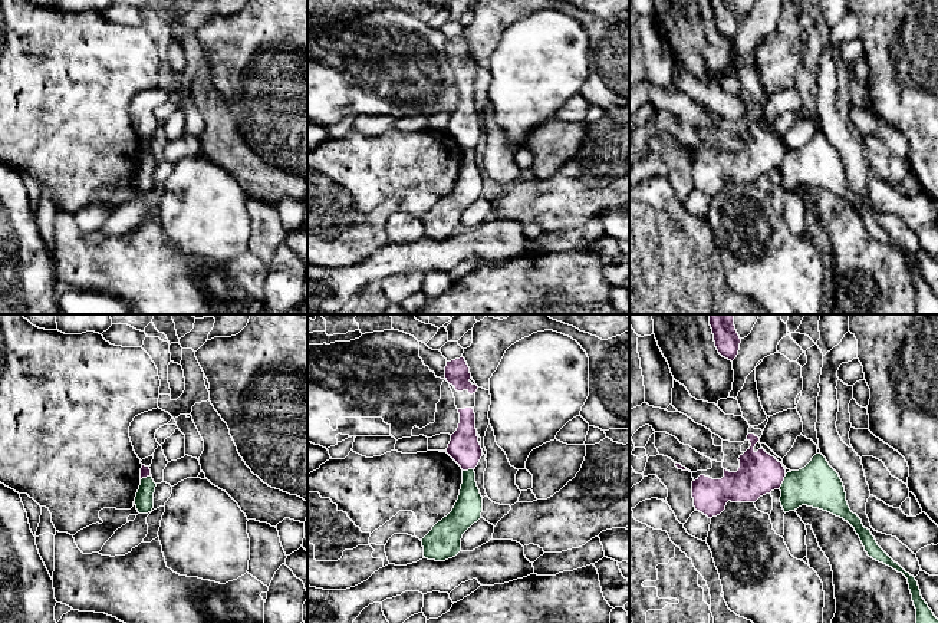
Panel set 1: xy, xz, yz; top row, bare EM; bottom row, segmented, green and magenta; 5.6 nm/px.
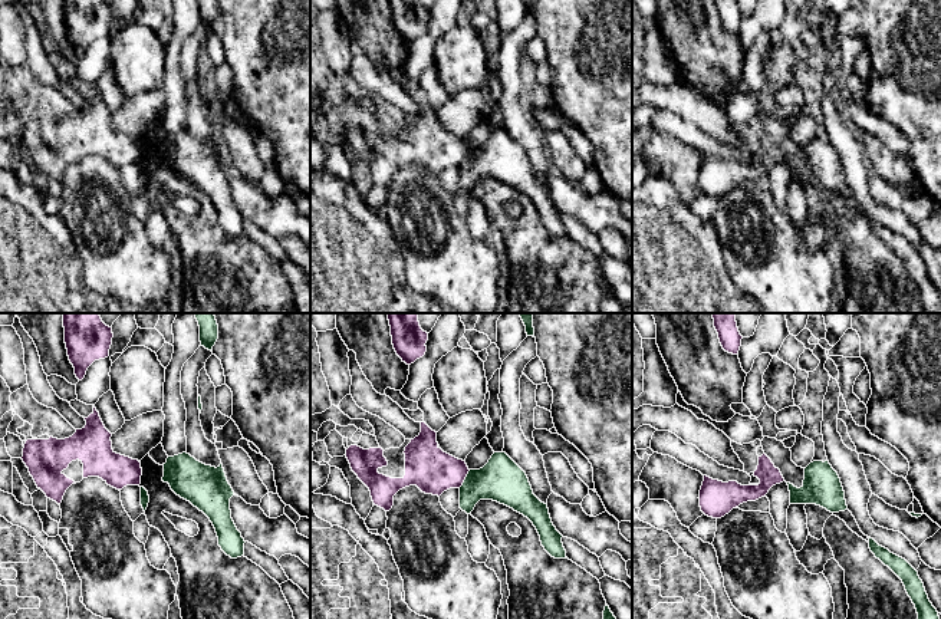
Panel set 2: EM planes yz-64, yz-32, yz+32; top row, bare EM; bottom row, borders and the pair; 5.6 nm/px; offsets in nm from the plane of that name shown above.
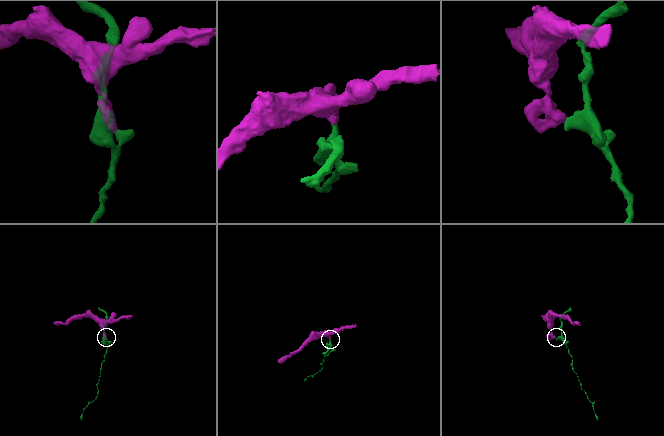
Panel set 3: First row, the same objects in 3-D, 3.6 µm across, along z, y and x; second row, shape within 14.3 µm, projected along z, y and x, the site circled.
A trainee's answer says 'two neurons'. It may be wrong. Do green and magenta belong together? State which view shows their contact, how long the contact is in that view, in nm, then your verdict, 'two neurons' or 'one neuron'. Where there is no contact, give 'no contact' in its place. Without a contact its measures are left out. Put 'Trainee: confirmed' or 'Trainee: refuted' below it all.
contact in yz; length 100 nm; two neurons
Trainee: confirmed

